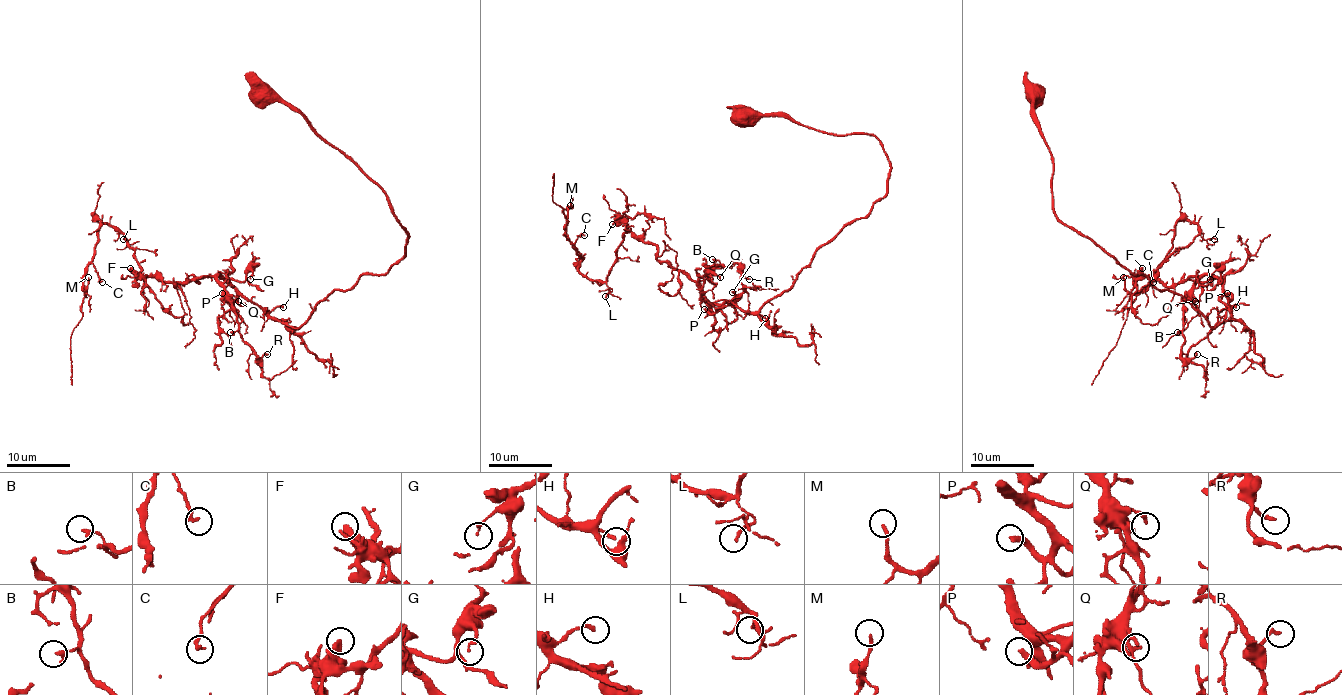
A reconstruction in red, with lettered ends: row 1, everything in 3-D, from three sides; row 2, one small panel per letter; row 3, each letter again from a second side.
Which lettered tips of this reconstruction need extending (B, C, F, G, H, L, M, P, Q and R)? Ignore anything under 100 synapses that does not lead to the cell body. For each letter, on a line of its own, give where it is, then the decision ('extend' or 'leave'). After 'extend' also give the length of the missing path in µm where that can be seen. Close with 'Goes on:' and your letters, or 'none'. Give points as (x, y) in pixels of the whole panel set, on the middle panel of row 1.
B: at (712, 259); leave
C: at (584, 235); leave
F: at (612, 224); leave
G: at (732, 292); leave
H: at (765, 318); leave
L: at (605, 296); leave
M: at (570, 205); leave
P: at (704, 309); extend; about 60 µm are missing
Q: at (720, 277); leave
R: at (749, 279); leave
Goes on: P

